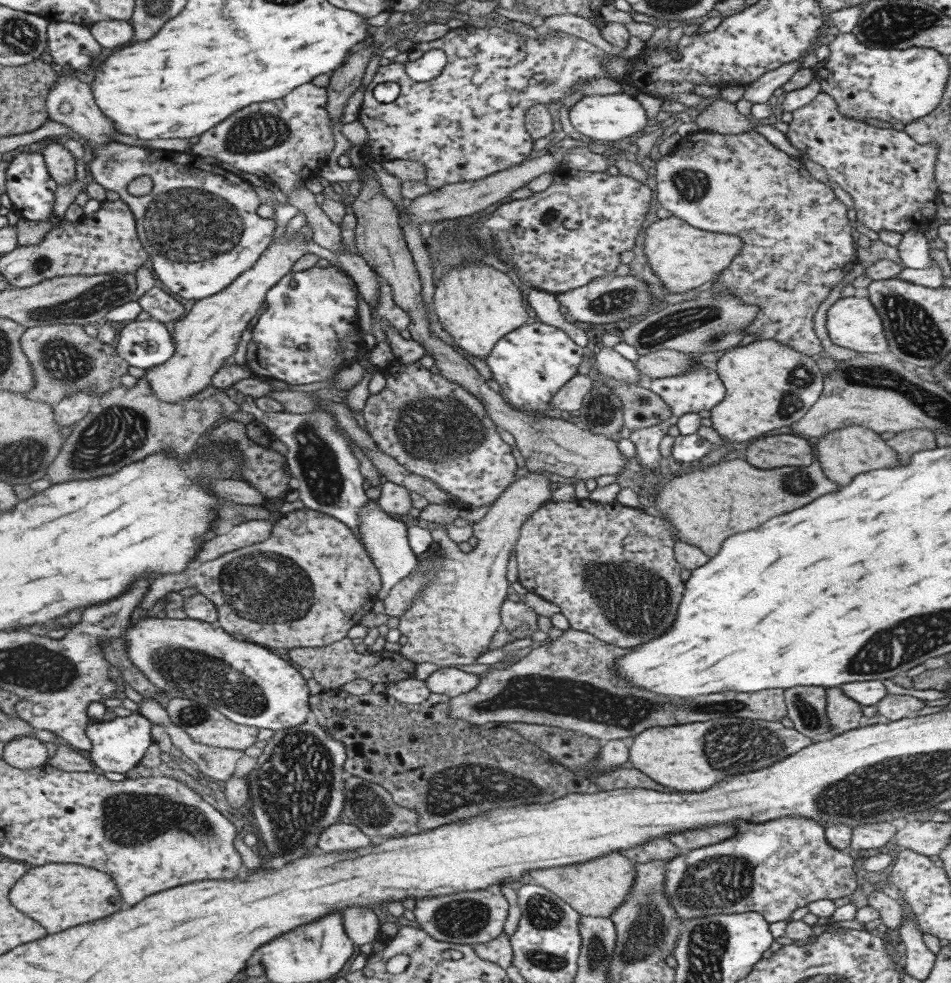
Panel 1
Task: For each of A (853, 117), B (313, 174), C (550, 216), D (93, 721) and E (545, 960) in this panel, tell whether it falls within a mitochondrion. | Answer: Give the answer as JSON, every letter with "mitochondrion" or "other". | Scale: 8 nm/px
{"A":"other","B":"other","C":"other","D":"other","E":"mitochondrion"}

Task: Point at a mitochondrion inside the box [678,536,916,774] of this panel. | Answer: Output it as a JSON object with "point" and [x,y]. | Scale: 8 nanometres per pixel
{"point":[806,712]}

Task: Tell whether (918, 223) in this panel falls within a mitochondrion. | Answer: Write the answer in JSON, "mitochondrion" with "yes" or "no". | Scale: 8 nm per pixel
{"mitochondrion":"no"}

